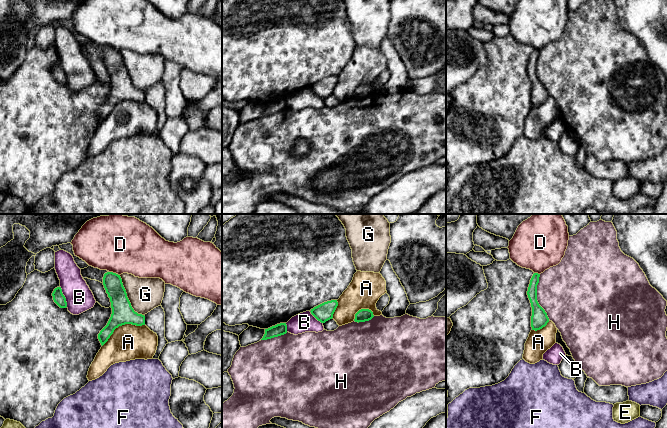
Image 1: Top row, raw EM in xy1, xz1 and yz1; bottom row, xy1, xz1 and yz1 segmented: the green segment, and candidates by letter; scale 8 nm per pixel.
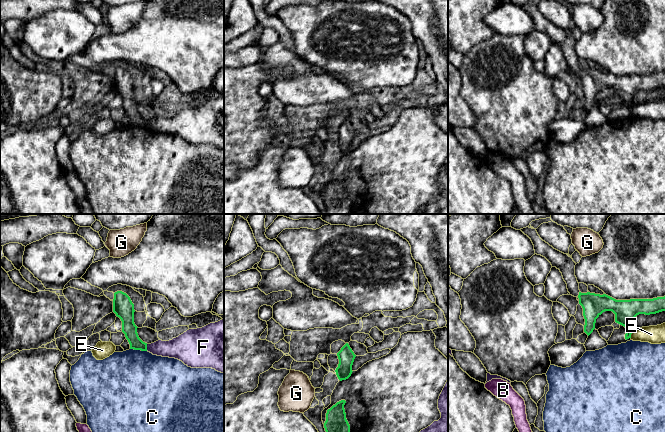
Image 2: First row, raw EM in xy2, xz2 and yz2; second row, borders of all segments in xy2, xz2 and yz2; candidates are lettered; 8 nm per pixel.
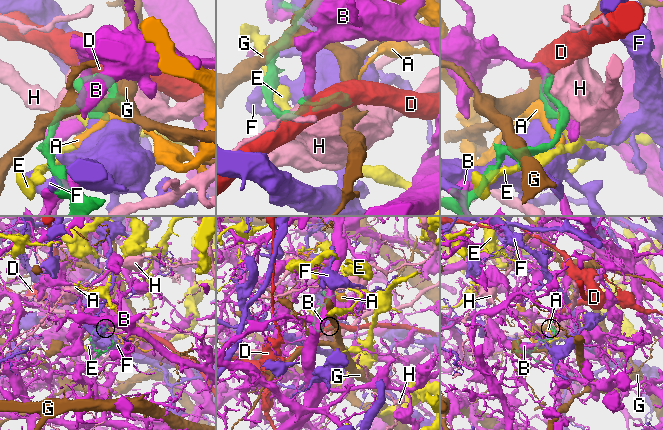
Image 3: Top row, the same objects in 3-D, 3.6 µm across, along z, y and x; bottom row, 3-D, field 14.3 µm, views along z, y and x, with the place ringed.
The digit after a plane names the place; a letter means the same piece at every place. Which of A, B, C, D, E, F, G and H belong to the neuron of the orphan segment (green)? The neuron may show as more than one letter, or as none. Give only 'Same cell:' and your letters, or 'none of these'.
Same cell: none of these

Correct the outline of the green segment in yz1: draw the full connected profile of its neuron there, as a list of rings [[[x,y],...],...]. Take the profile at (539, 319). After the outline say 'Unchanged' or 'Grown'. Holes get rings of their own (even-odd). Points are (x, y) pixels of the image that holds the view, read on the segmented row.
[[[534,273],[528,287],[527,295],[532,307],[531,327],[532,330],[540,330],[547,325],[549,318],[545,310],[537,301],[537,285],[539,283],[540,274]]]. Unchanged

